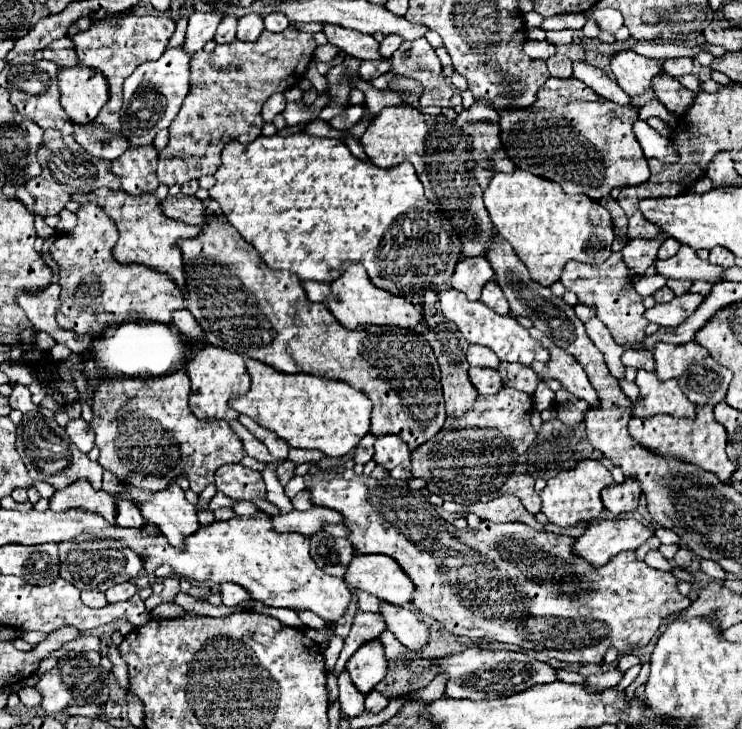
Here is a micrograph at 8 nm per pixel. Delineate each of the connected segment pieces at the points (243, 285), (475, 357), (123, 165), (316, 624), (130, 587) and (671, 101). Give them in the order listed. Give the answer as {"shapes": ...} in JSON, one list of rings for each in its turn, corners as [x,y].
{"shapes":[[[[208,217],[208,225],[194,239],[178,241],[186,263],[186,283],[188,283],[188,311],[204,329],[206,343],[236,351],[244,357],[258,359],[280,373],[308,373],[318,377],[328,377],[336,381],[350,383],[354,389],[362,391],[372,401],[372,425],[370,433],[382,435],[402,435],[402,441],[414,451],[428,439],[432,439],[444,425],[444,397],[440,391],[440,367],[432,353],[428,341],[414,333],[396,327],[368,327],[348,331],[336,323],[334,315],[326,305],[308,301],[300,281],[290,271],[272,271],[260,259],[258,251],[248,245],[238,231],[226,223]]],[[[470,345],[466,357],[468,357],[468,363],[474,367],[498,369],[498,365],[500,365],[500,359],[496,359],[496,355],[492,351],[488,351],[486,347],[480,347],[480,345]]],[[[148,145],[140,149],[126,149],[122,157],[112,161],[112,173],[120,177],[122,189],[130,195],[152,193],[158,187],[156,179],[158,151]]],[[[300,611],[298,615],[300,615],[300,619],[302,619],[302,623],[304,623],[306,627],[316,629],[316,631],[326,631],[326,623],[324,623],[318,615],[314,615],[312,611]]],[[[126,581],[126,583],[120,583],[120,585],[114,585],[106,591],[106,599],[108,603],[118,603],[118,601],[128,601],[132,595],[136,593],[136,585]]],[[[660,73],[658,77],[652,79],[652,89],[658,95],[658,99],[662,101],[662,105],[670,113],[676,113],[676,115],[686,115],[696,99],[694,91],[688,91],[674,77],[666,73]]]]}

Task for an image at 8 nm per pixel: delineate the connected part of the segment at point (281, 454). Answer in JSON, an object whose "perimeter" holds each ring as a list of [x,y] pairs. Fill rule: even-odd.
{"perimeter":[[[240,415],[240,423],[248,429],[248,431],[252,431],[266,447],[268,447],[268,451],[274,455],[274,457],[278,457],[278,459],[286,459],[288,457],[288,443],[284,441],[284,439],[280,439],[280,437],[276,437],[276,433],[272,433],[272,431],[268,431],[268,429],[264,429],[264,427],[260,427],[256,421],[252,421],[250,417],[246,417],[246,415]]]}

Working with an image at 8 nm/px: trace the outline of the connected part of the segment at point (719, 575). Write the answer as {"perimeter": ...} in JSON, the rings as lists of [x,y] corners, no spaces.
{"perimeter":[[[702,561],[700,567],[702,567],[704,573],[708,573],[710,577],[714,577],[716,581],[724,581],[726,579],[726,571],[716,561]]]}

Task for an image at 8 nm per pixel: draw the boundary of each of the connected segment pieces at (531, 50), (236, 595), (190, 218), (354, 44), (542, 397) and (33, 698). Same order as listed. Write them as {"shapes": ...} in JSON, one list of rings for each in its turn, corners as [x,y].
{"shapes":[[[[526,41],[524,43],[524,51],[532,57],[532,59],[548,59],[556,53],[556,47],[548,41]]],[[[220,583],[220,595],[222,595],[222,605],[226,607],[236,607],[236,603],[240,601],[250,601],[246,589],[236,583]]],[[[188,195],[168,197],[166,201],[160,203],[160,207],[170,219],[178,219],[188,225],[206,225],[206,217],[208,217],[206,207],[196,197],[188,197]]],[[[324,25],[324,35],[332,45],[340,47],[346,55],[356,59],[384,59],[378,51],[380,43],[372,35],[344,29],[340,25]]],[[[540,381],[536,393],[532,395],[532,399],[534,399],[534,409],[536,411],[544,411],[544,409],[552,407],[552,403],[554,403],[554,391],[550,391],[548,385]]],[[[36,687],[20,689],[20,691],[18,691],[18,697],[20,697],[20,701],[22,701],[26,707],[38,707],[38,705],[42,703],[42,693],[40,693]]]]}

